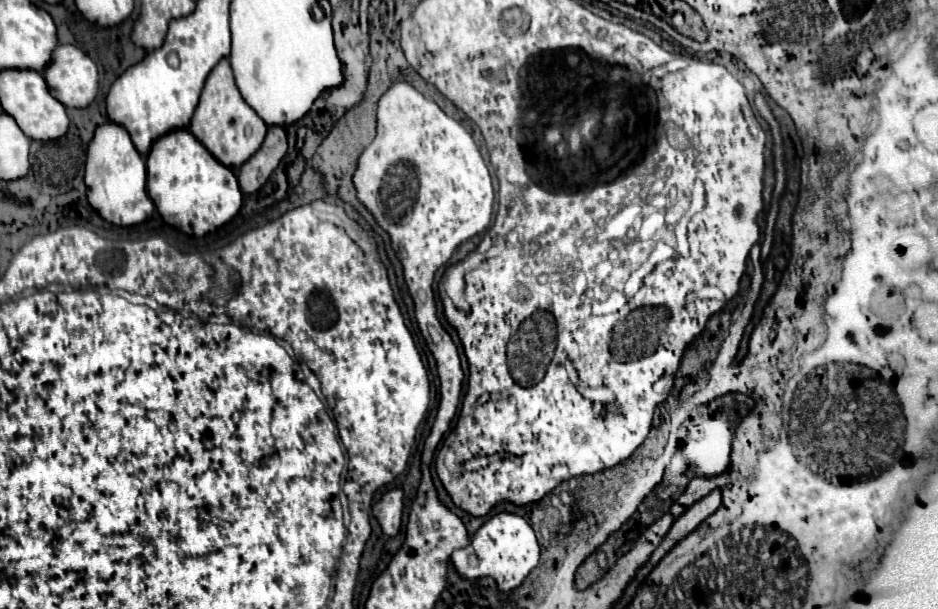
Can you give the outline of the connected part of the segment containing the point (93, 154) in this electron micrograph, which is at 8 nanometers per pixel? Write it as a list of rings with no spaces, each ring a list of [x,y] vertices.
[[[106,122],[96,128],[88,146],[84,182],[88,186],[90,206],[110,224],[136,226],[154,212],[154,204],[146,192],[146,162],[138,154],[128,132],[118,124]]]

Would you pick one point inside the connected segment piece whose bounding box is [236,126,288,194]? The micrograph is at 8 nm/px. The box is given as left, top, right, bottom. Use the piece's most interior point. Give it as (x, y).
(252, 175)

